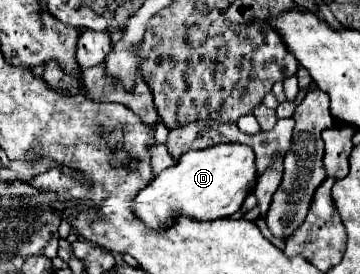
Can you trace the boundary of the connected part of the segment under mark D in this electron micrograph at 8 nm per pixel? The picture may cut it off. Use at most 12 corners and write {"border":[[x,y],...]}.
{"border":[[187,151],[137,193],[151,229],[239,211],[253,151]]}

